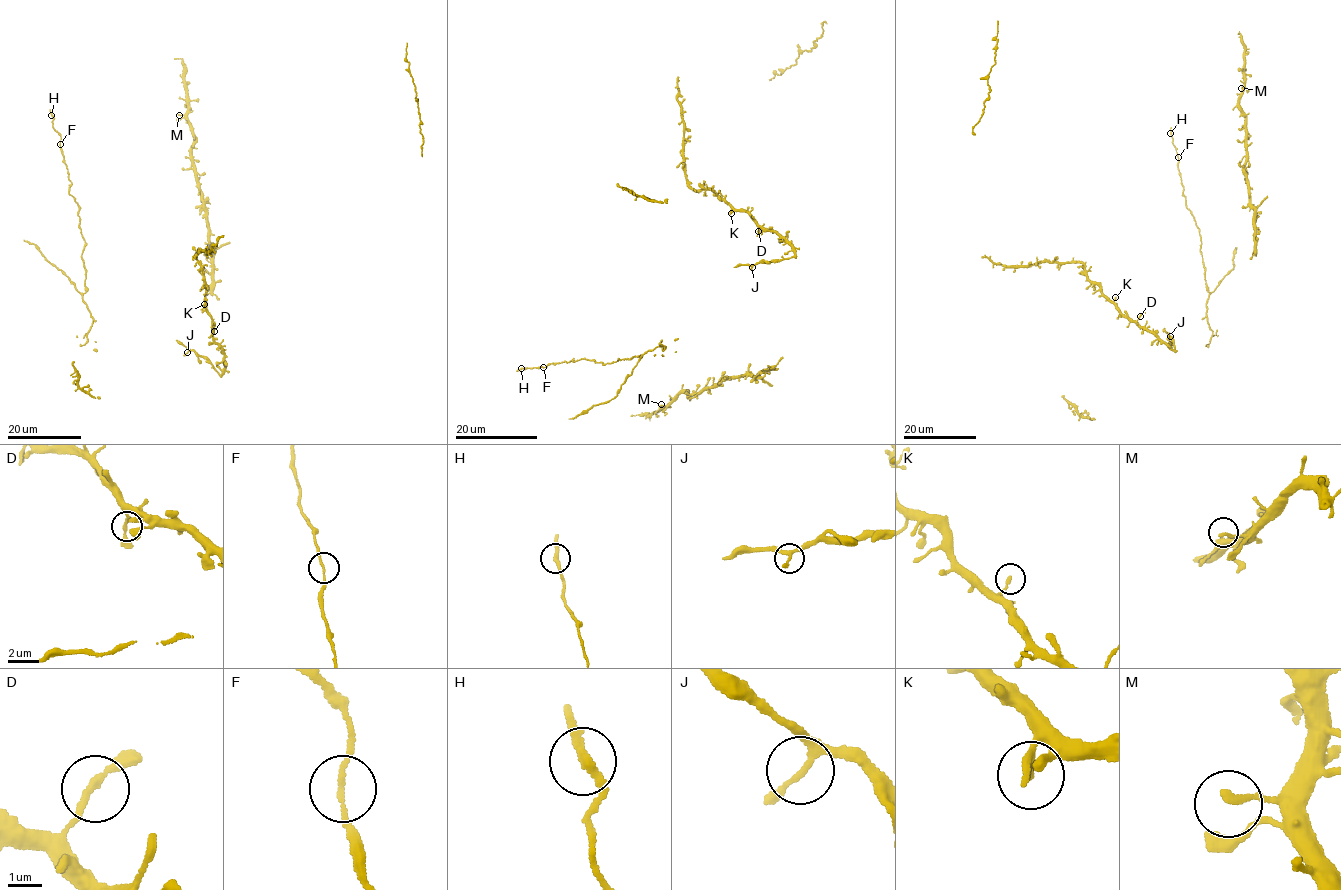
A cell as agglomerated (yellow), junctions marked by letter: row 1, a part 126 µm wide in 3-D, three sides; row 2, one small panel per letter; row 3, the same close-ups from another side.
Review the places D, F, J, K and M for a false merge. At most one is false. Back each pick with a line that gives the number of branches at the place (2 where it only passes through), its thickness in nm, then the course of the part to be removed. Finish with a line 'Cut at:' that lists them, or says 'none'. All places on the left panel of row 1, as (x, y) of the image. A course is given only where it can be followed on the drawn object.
Cut at: none

